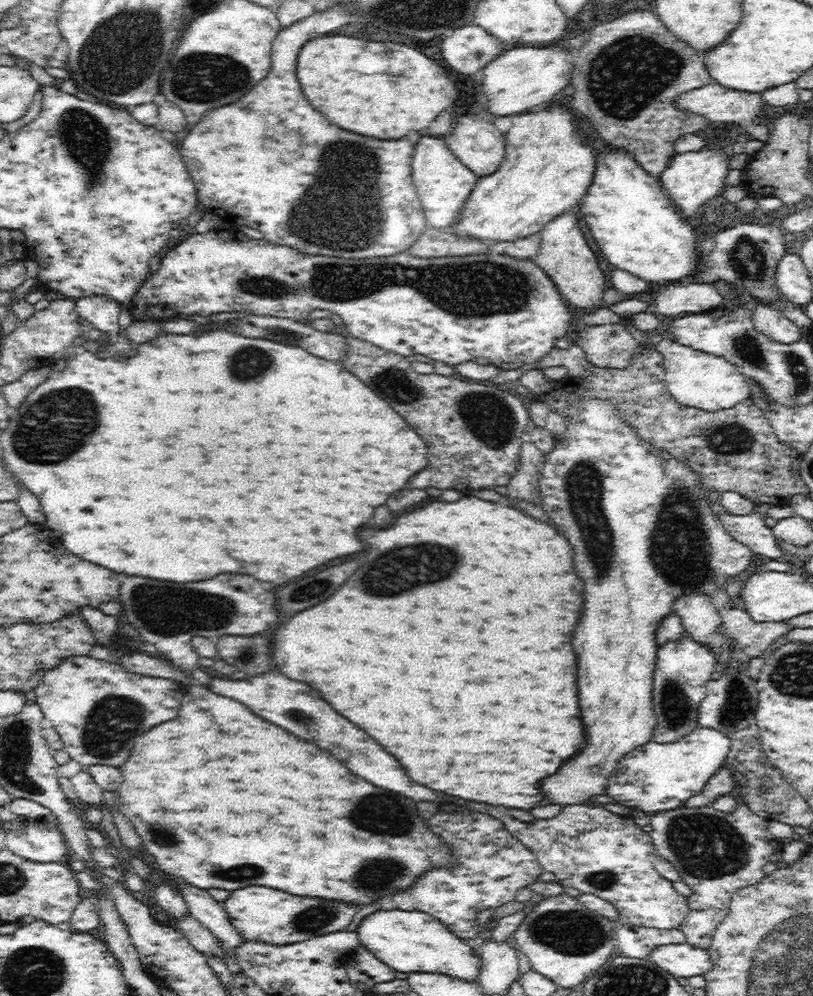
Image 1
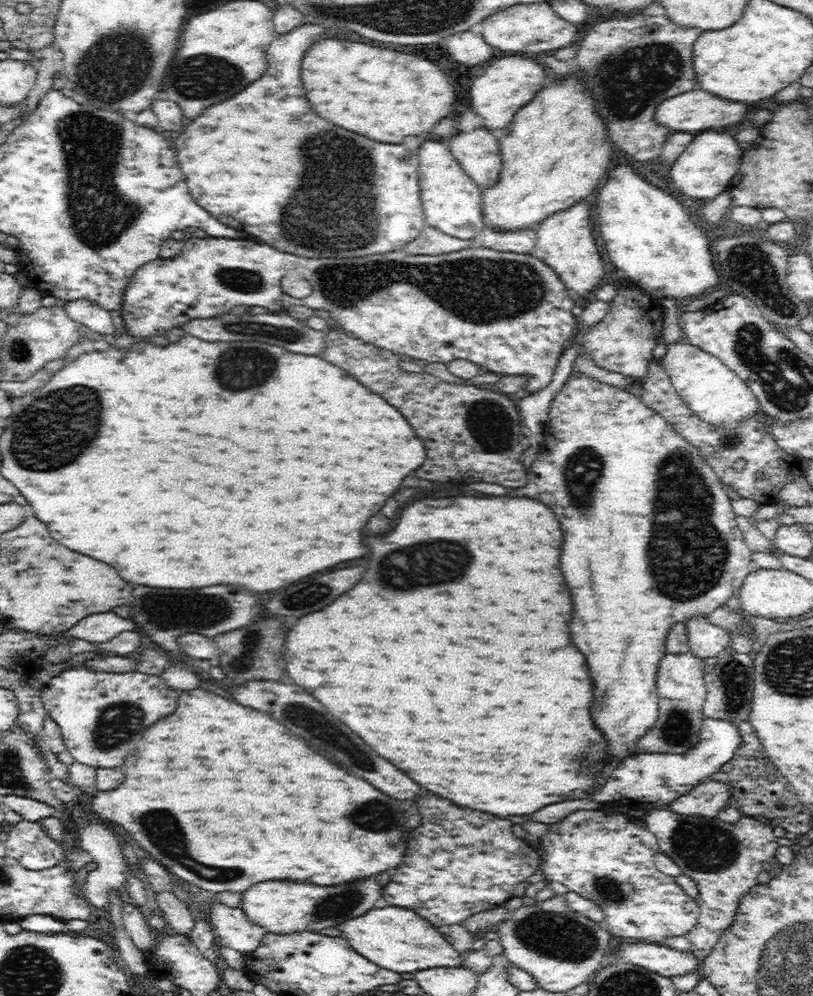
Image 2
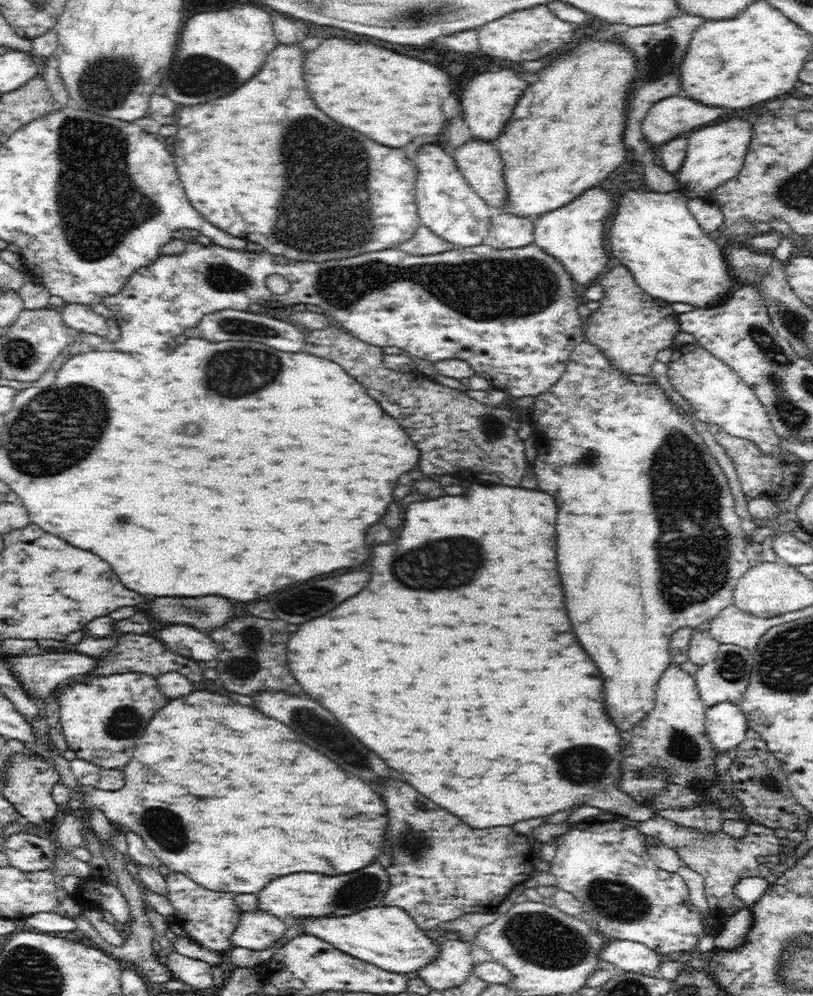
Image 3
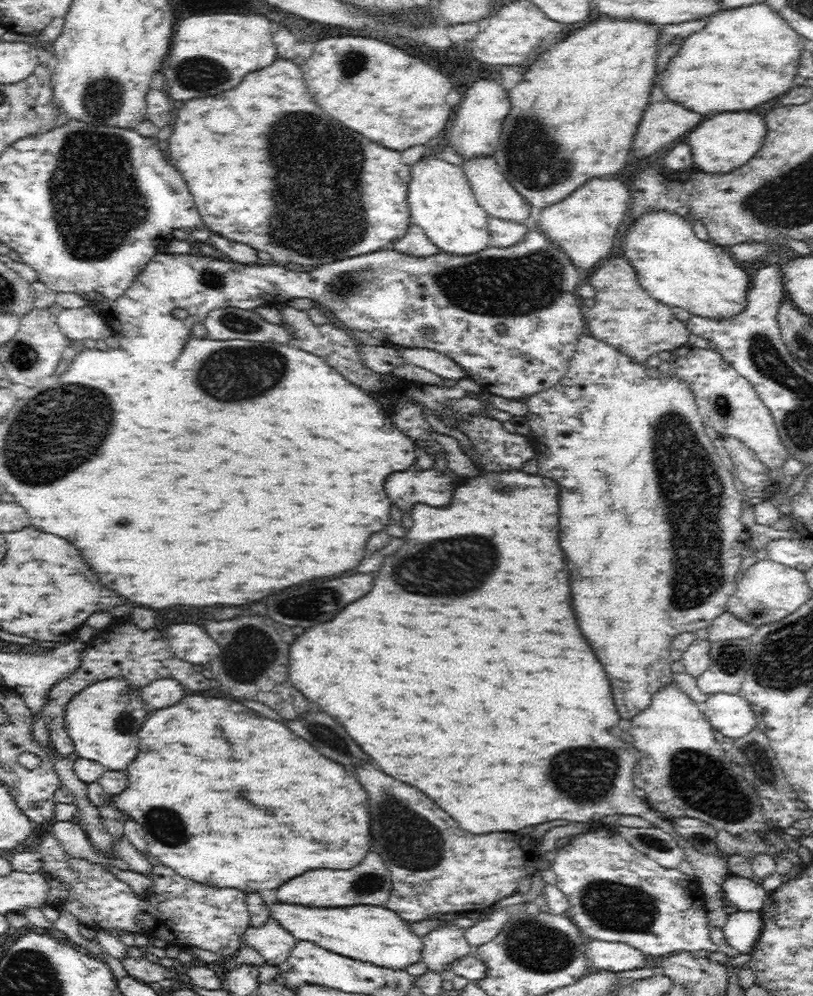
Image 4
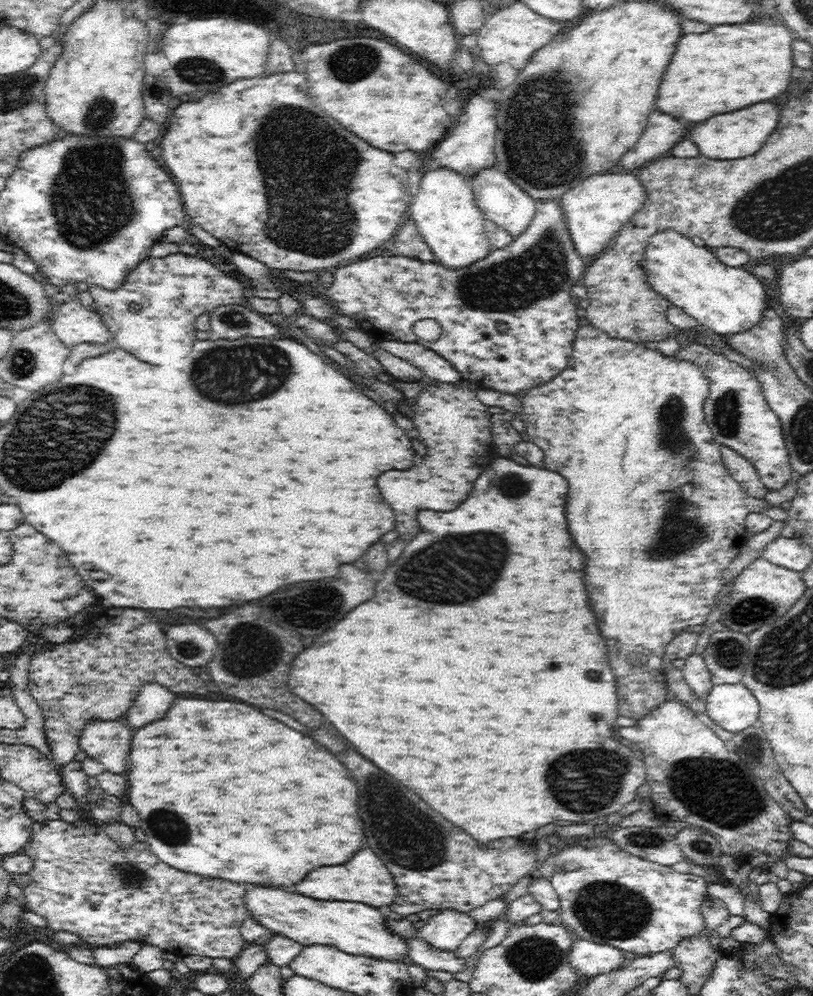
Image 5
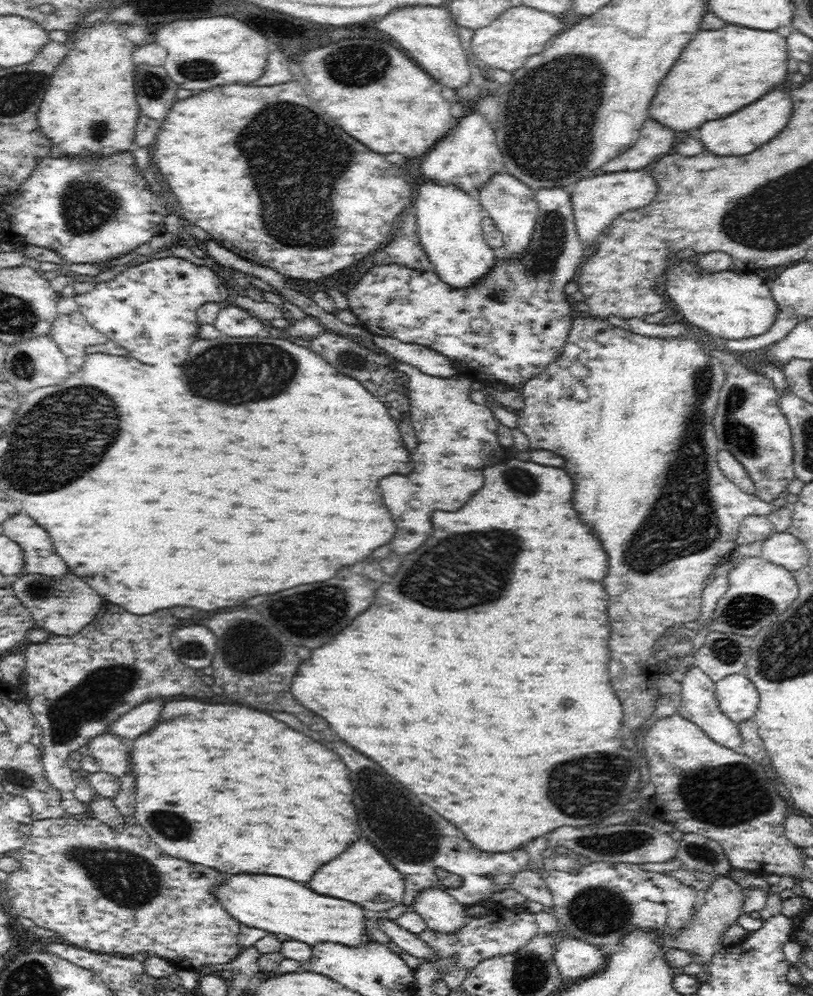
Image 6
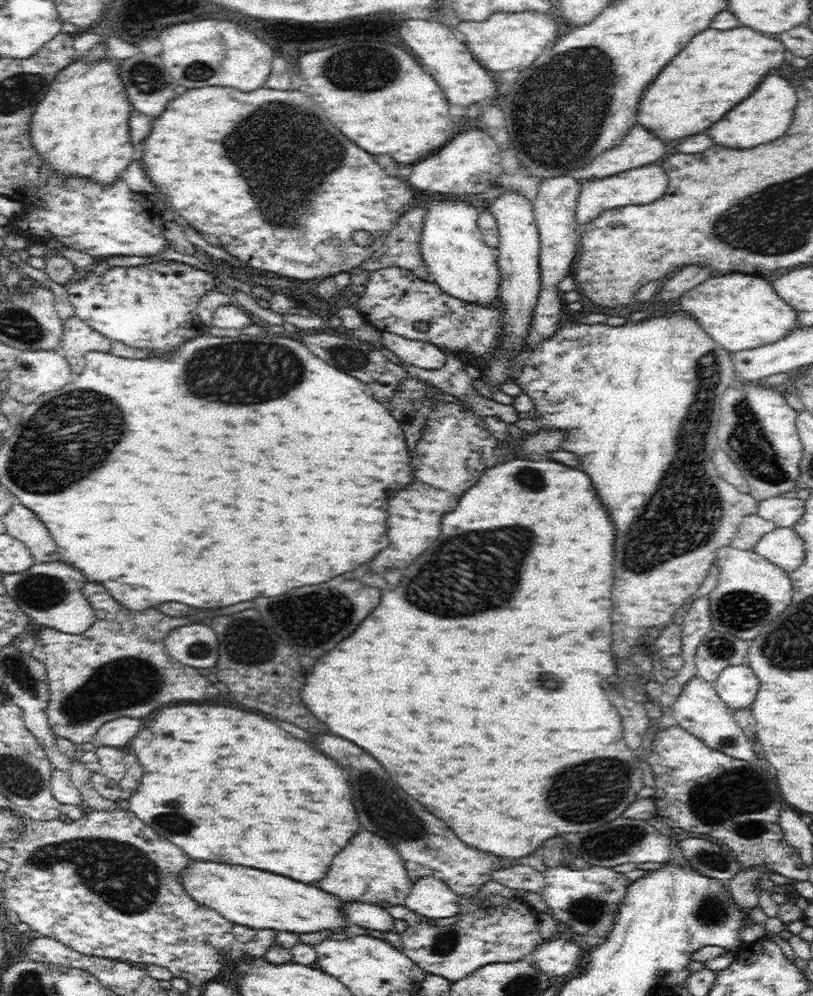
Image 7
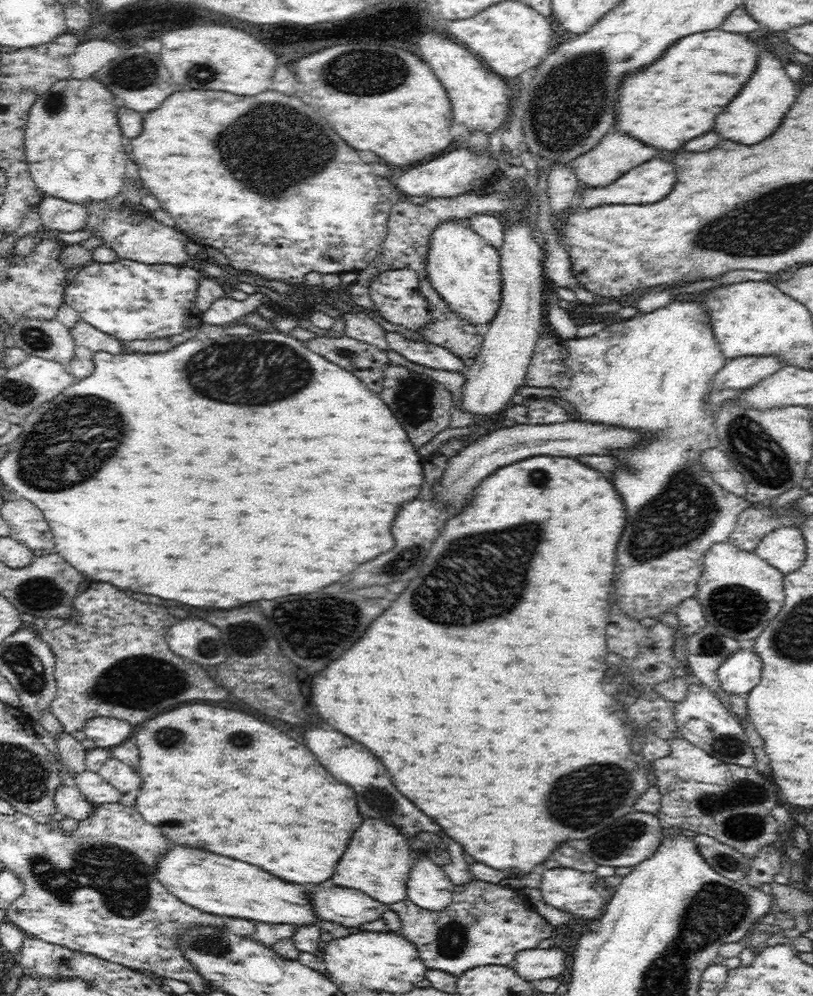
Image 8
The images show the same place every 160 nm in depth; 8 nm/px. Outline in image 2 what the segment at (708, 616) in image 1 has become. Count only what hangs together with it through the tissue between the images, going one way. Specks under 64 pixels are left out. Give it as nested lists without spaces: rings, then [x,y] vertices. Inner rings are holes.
[[[696,616],[685,623],[690,651],[698,658],[712,658],[730,649],[728,631],[714,626],[708,616]]]

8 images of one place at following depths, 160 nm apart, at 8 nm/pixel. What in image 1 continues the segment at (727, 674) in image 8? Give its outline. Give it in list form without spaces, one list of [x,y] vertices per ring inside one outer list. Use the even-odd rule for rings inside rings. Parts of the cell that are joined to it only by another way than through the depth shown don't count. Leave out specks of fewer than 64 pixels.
[[[696,727],[690,734],[676,742],[658,744],[650,741],[642,748],[622,756],[615,771],[610,775],[605,794],[612,802],[640,808],[644,812],[662,812],[684,806],[685,802],[698,794],[708,779],[726,763],[730,752],[730,737],[722,731],[708,727]]]

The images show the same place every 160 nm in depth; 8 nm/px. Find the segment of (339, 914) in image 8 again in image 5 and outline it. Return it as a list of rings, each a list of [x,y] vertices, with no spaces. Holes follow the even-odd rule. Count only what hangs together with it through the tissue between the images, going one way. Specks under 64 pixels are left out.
[[[417,937],[405,940],[408,943],[408,956],[416,965],[421,965],[425,969],[430,970],[444,970],[444,972],[460,972],[466,968],[466,961],[460,957],[456,952],[449,952],[448,950],[438,950],[433,948],[424,939]]]

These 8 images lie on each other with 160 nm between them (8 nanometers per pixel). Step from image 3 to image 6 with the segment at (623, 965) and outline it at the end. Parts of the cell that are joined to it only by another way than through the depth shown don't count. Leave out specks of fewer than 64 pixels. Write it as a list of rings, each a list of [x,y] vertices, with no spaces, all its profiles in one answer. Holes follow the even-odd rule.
[[[576,937],[559,939],[554,952],[554,965],[566,980],[583,980],[604,968],[607,952]]]

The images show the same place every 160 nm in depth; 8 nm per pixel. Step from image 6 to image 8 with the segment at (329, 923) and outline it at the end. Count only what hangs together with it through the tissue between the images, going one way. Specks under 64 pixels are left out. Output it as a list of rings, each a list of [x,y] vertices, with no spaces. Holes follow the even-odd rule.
[[[174,846],[160,858],[156,876],[168,892],[182,902],[220,918],[246,918],[257,923],[298,926],[316,922],[314,910],[300,884],[278,880],[270,872],[242,860],[232,860],[228,856],[218,856],[198,848]]]

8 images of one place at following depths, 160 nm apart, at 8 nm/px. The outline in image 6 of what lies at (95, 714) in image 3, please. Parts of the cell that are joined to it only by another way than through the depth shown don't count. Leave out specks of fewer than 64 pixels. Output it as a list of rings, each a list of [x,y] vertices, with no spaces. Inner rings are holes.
[[[109,731],[104,732],[92,738],[87,745],[102,771],[120,778],[129,771],[130,754],[126,746],[122,744],[121,738],[115,734]]]

